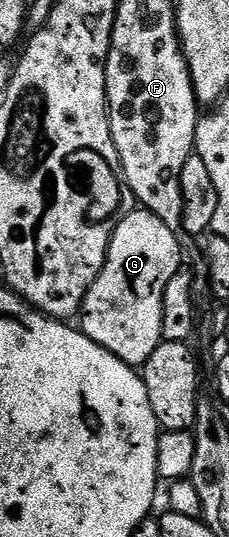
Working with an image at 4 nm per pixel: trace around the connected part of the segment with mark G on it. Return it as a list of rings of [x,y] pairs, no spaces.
[[[137,207],[126,212],[113,230],[103,271],[99,271],[95,283],[85,296],[79,317],[81,332],[86,333],[91,340],[99,343],[107,351],[114,353],[123,363],[144,367],[147,359],[151,359],[151,351],[155,351],[155,347],[159,347],[163,340],[161,335],[163,291],[167,291],[167,283],[171,283],[171,275],[178,273],[181,268],[183,268],[183,252],[180,249],[178,234],[169,230],[167,224],[145,208]]]

